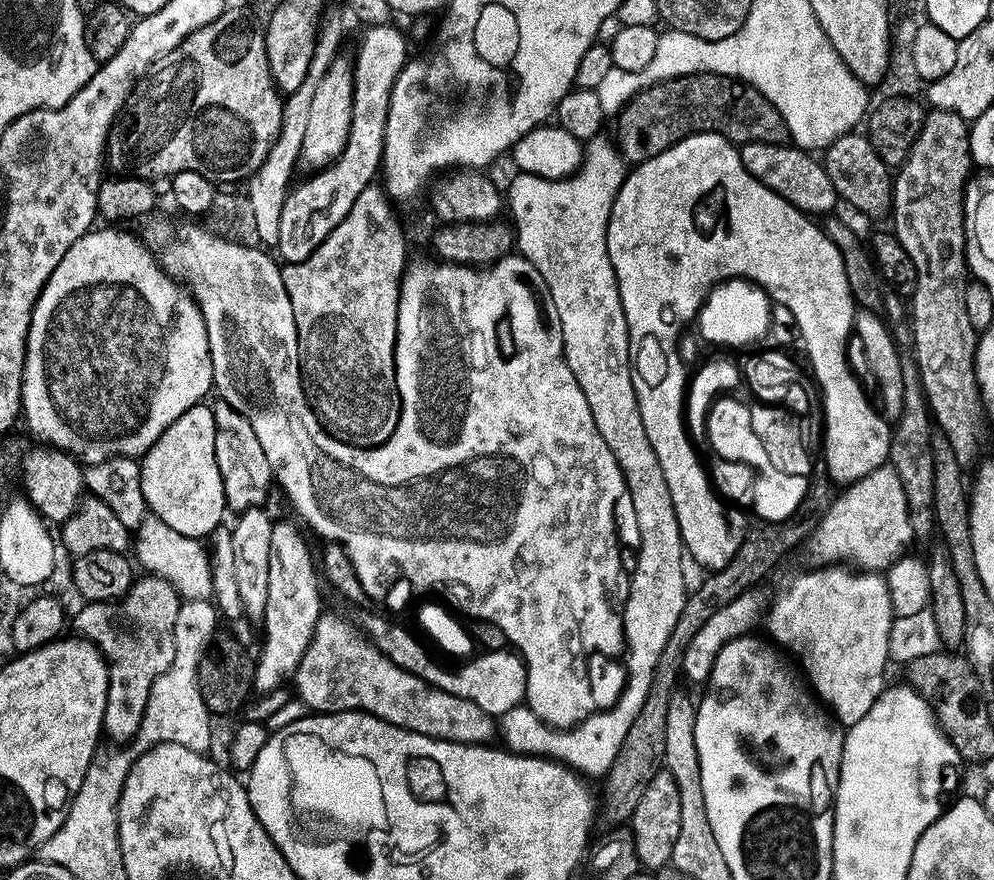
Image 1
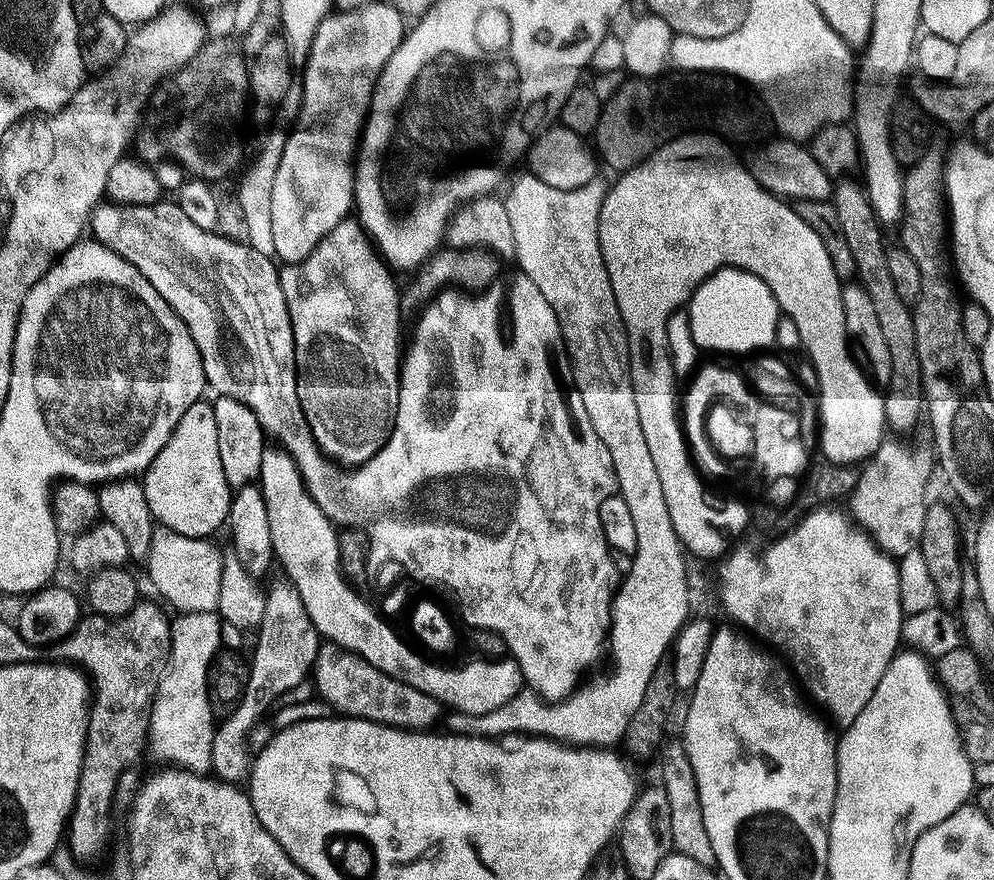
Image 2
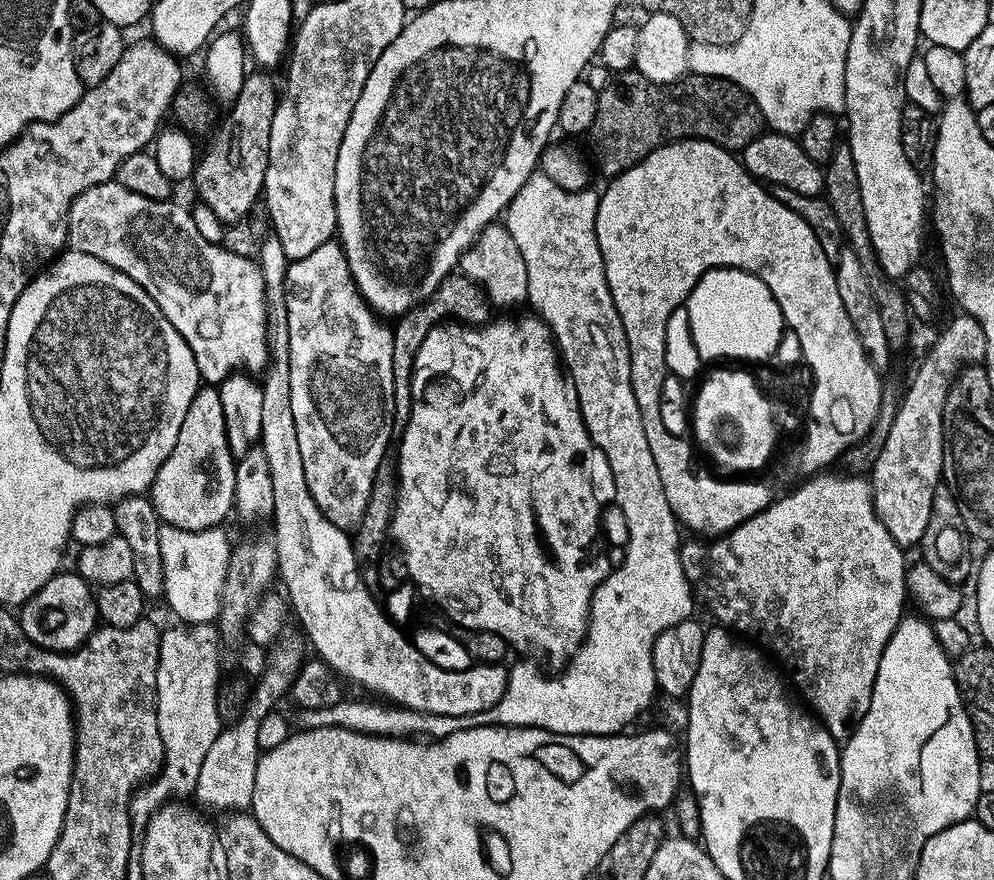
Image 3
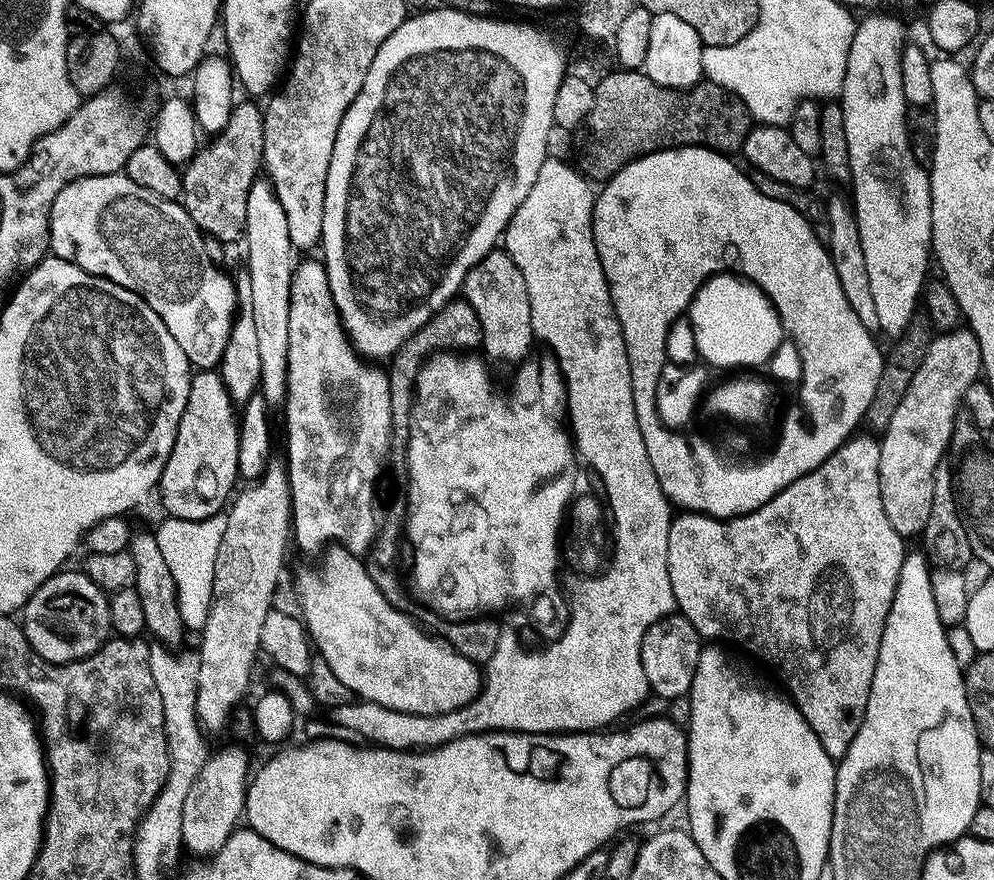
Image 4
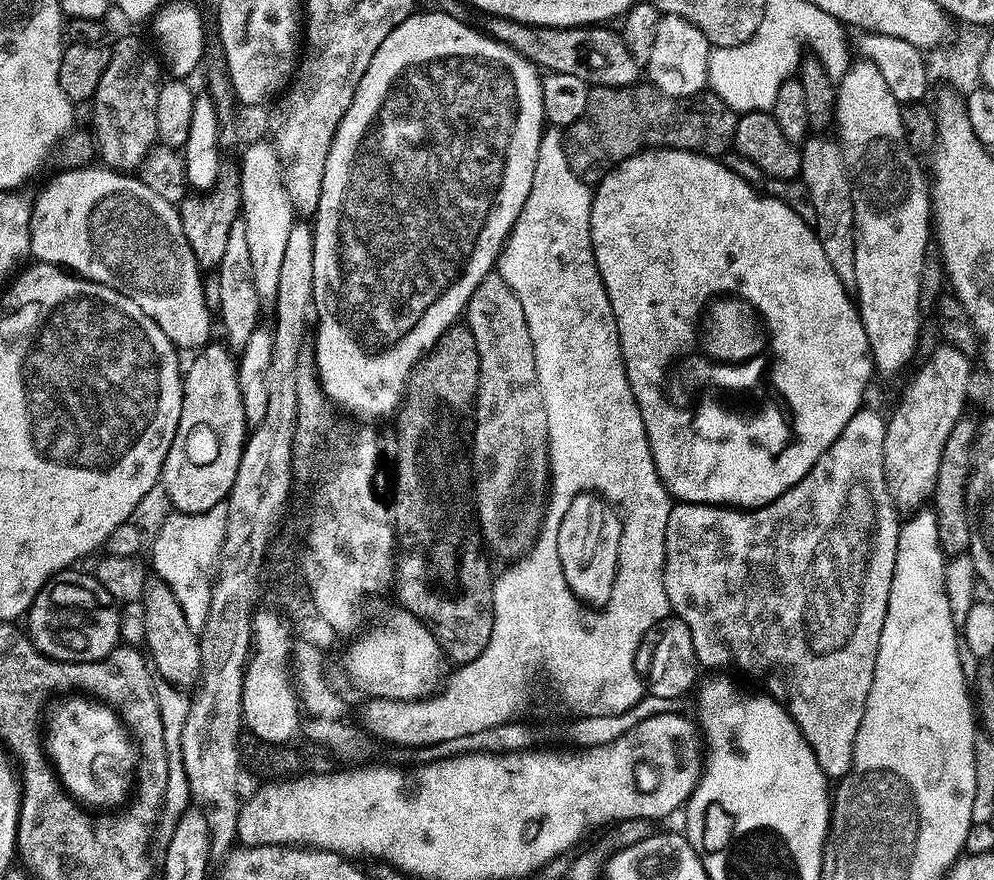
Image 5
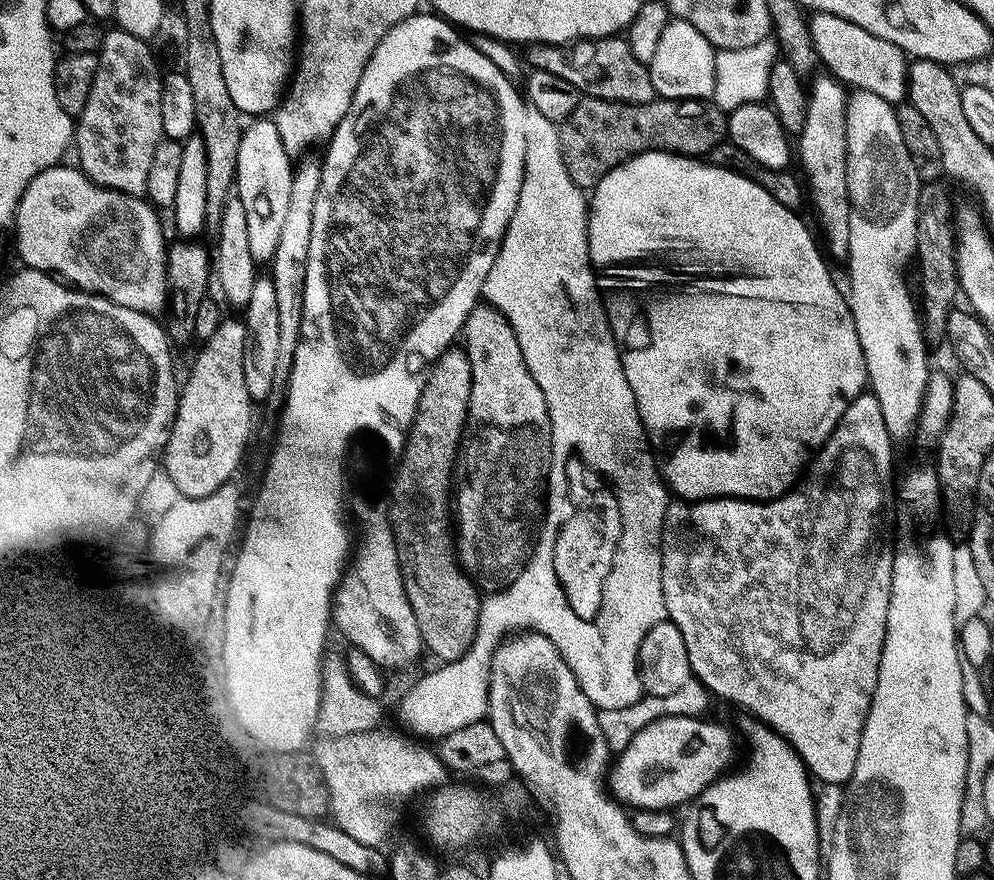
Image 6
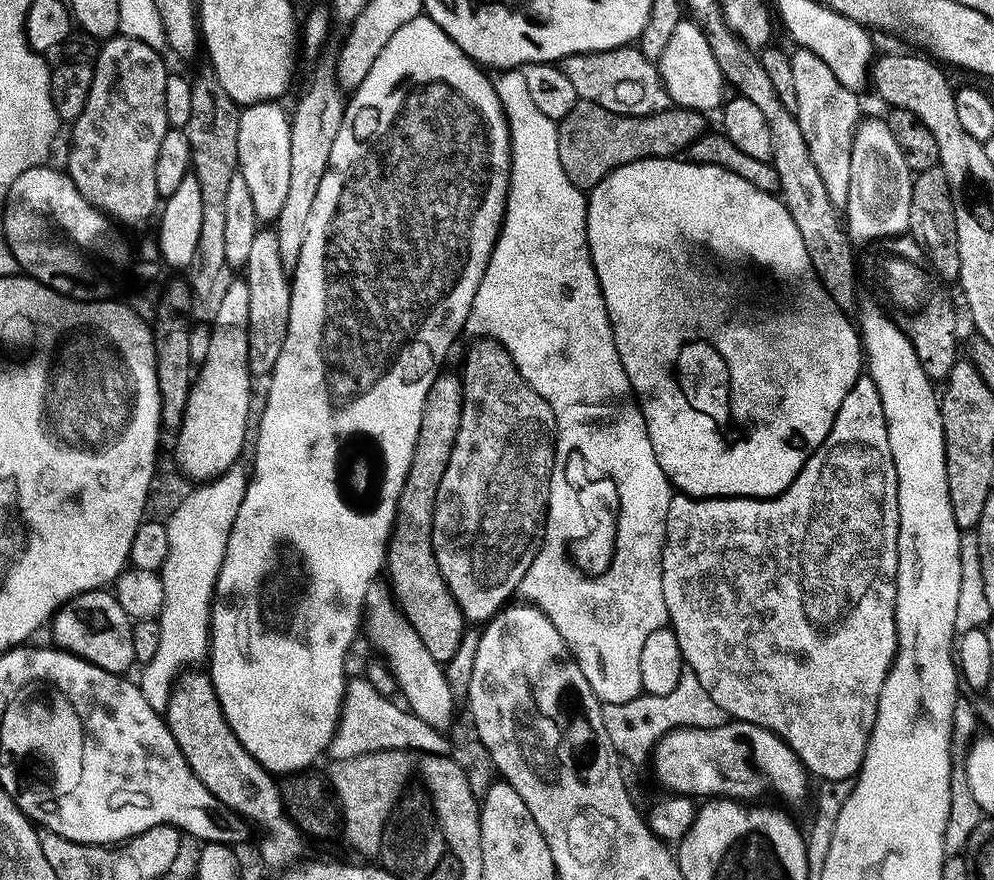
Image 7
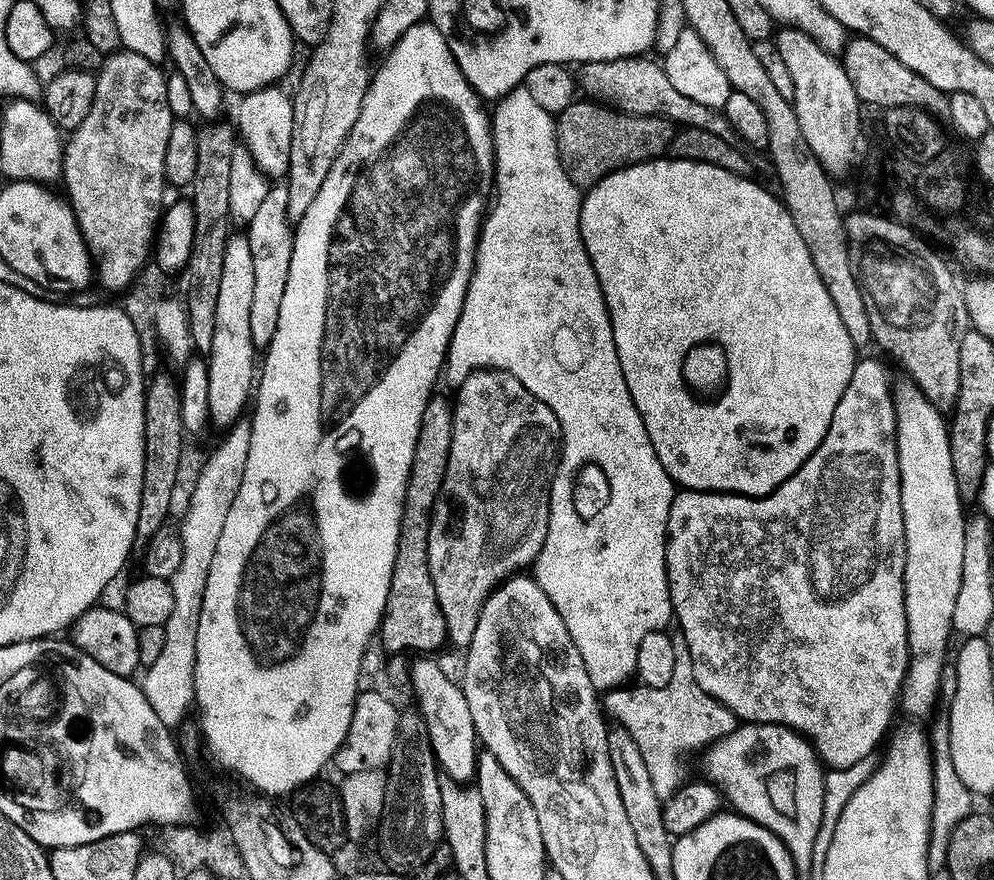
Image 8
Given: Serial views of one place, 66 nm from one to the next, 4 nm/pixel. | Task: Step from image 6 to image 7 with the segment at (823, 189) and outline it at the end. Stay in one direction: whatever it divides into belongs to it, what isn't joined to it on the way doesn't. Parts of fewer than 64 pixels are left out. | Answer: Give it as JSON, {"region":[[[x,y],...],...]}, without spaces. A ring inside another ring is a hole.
{"region":[[[797,47],[791,53],[791,59],[798,94],[796,120],[801,124],[815,169],[822,174],[822,183],[826,186],[830,202],[834,202],[838,209],[847,209],[850,202],[850,177],[854,166],[854,138],[856,129],[862,123],[861,97],[842,86],[842,82],[834,78],[830,66],[826,66],[825,62],[810,50]]]}

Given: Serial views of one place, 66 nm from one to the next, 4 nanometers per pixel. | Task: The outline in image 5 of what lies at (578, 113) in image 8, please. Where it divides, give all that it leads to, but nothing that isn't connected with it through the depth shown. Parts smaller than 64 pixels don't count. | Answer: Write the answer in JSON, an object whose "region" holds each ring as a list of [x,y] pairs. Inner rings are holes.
{"region":[[[641,82],[634,88],[598,88],[593,87],[590,94],[590,106],[586,106],[586,114],[582,114],[582,118],[578,118],[578,122],[574,122],[572,128],[567,129],[564,136],[564,153],[566,154],[566,162],[570,162],[570,170],[574,170],[574,174],[582,183],[589,186],[598,186],[604,180],[605,176],[612,171],[613,168],[619,168],[628,160],[633,160],[635,156],[641,156],[649,150],[671,150],[673,152],[697,152],[699,156],[711,156],[713,158],[723,158],[733,151],[736,143],[736,131],[738,130],[738,122],[740,116],[730,106],[726,106],[726,102],[722,102],[722,98],[715,94],[701,94],[699,96],[691,96],[685,100],[679,100],[673,96],[662,94],[651,83]]]}

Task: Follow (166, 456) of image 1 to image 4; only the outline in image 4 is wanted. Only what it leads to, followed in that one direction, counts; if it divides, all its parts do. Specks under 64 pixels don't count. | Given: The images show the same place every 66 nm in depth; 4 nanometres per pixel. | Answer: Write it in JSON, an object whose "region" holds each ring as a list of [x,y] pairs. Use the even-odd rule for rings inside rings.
{"region":[[[200,370],[193,375],[192,385],[190,386],[190,402],[186,406],[186,414],[182,414],[182,426],[178,426],[178,438],[174,442],[174,454],[170,454],[170,462],[166,466],[166,470],[164,471],[164,476],[160,479],[160,486],[158,489],[159,495],[164,495],[164,508],[168,511],[167,515],[171,517],[173,520],[209,520],[212,516],[219,516],[221,513],[225,511],[229,507],[230,501],[233,499],[234,491],[232,492],[232,487],[235,486],[236,480],[238,481],[238,477],[240,476],[240,425],[241,421],[238,419],[238,408],[237,405],[233,404],[232,399],[230,398],[230,394],[226,390],[226,386],[224,385],[224,377],[221,375],[219,371],[216,370]]]}

